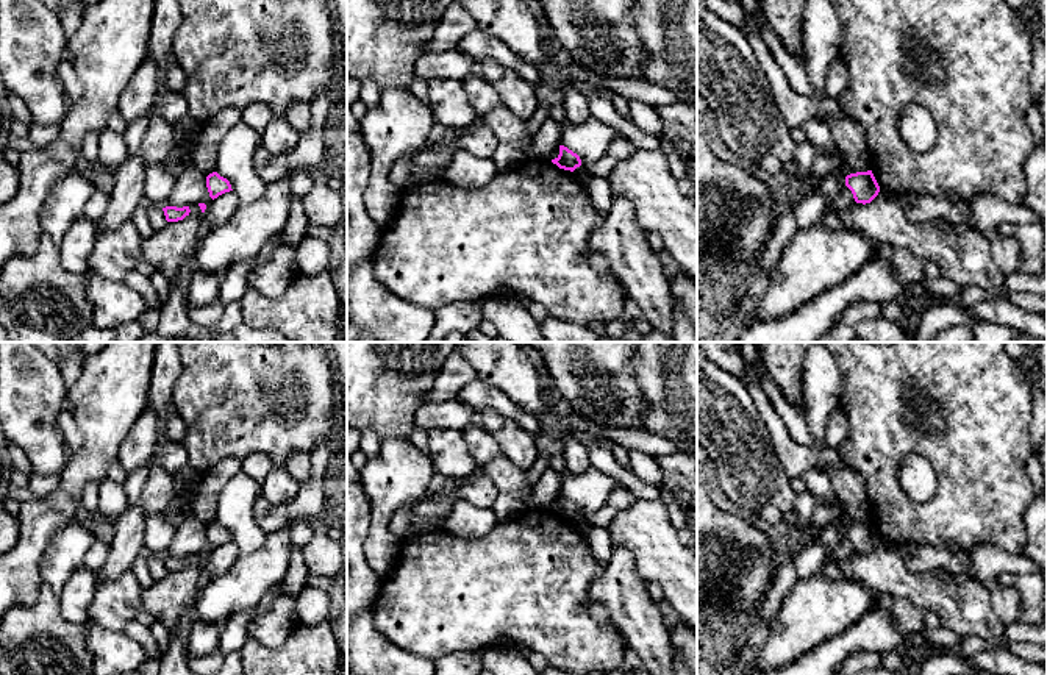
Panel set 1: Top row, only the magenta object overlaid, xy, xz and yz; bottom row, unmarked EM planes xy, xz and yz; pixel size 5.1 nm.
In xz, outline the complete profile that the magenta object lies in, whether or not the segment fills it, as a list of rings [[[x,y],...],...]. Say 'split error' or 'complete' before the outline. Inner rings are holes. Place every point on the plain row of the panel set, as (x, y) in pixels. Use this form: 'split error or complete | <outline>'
complete | [[[559,495],[559,505],[552,509],[552,512],[556,514],[559,519],[570,522],[581,516],[580,506],[564,495]]]

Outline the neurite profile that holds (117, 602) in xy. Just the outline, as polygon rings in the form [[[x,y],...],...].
[[[131,570],[117,580],[97,583],[95,597],[89,606],[89,625],[113,631],[125,631],[125,625],[138,619],[142,609],[142,588]]]

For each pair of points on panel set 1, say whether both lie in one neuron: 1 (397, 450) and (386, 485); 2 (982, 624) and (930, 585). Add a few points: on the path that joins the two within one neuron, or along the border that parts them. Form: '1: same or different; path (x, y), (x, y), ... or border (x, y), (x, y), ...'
1: same; path (397, 458), (397, 469), (389, 477)
2: same; path (969, 613), (943, 597)

